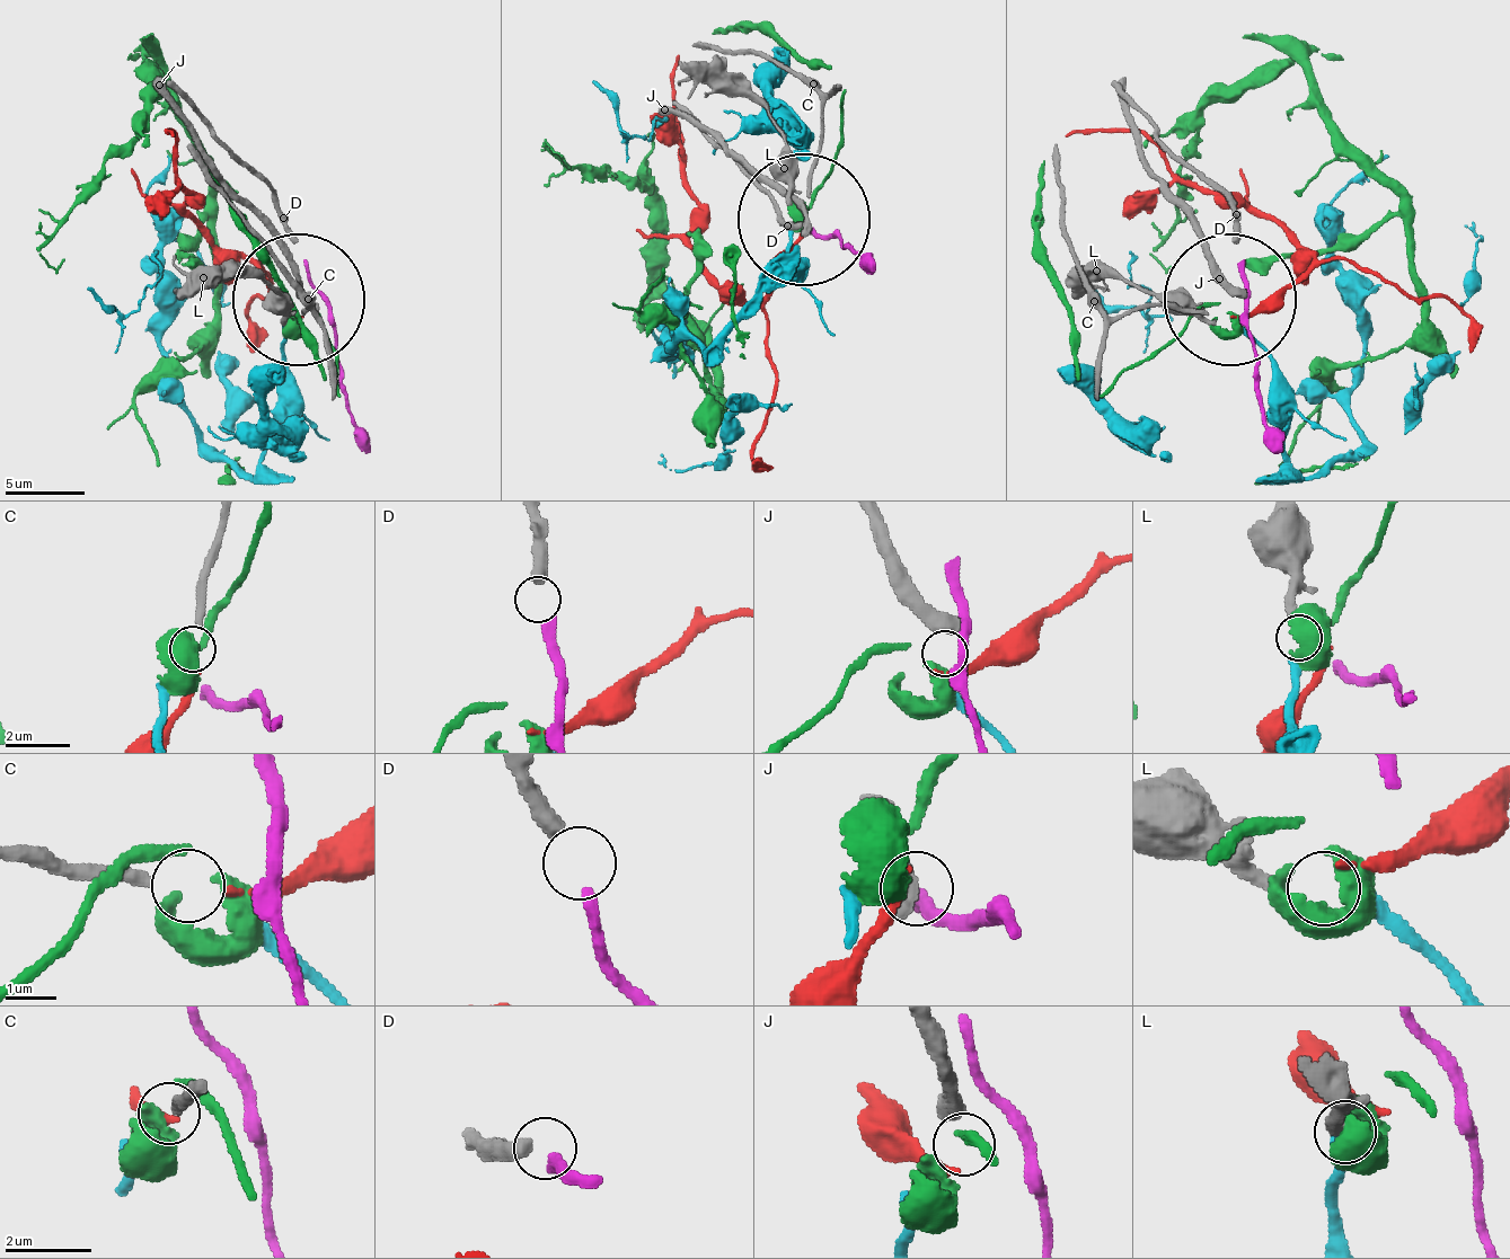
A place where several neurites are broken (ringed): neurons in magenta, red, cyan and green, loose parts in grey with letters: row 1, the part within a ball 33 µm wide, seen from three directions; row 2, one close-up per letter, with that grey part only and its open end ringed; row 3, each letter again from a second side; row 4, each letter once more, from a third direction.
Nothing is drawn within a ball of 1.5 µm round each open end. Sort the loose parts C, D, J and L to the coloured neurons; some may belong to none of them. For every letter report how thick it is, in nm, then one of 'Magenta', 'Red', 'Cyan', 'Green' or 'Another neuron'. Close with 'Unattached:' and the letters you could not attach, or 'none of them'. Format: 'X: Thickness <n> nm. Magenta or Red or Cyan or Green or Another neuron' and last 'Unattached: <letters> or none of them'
C: Thickness 240 nm. Red
D: Thickness 360 nm. Magenta
J: Thickness 550 nm. Another neuron
L: Thickness 280 nm. Cyan
Unattached: J

